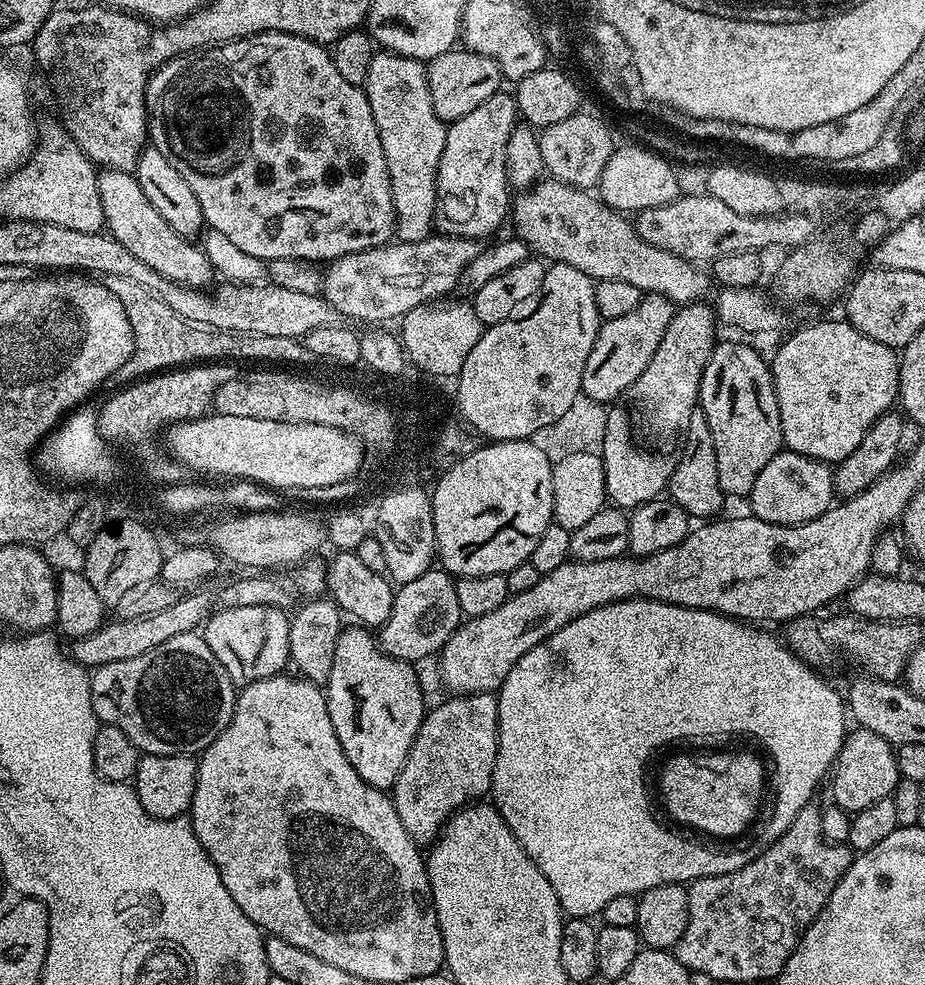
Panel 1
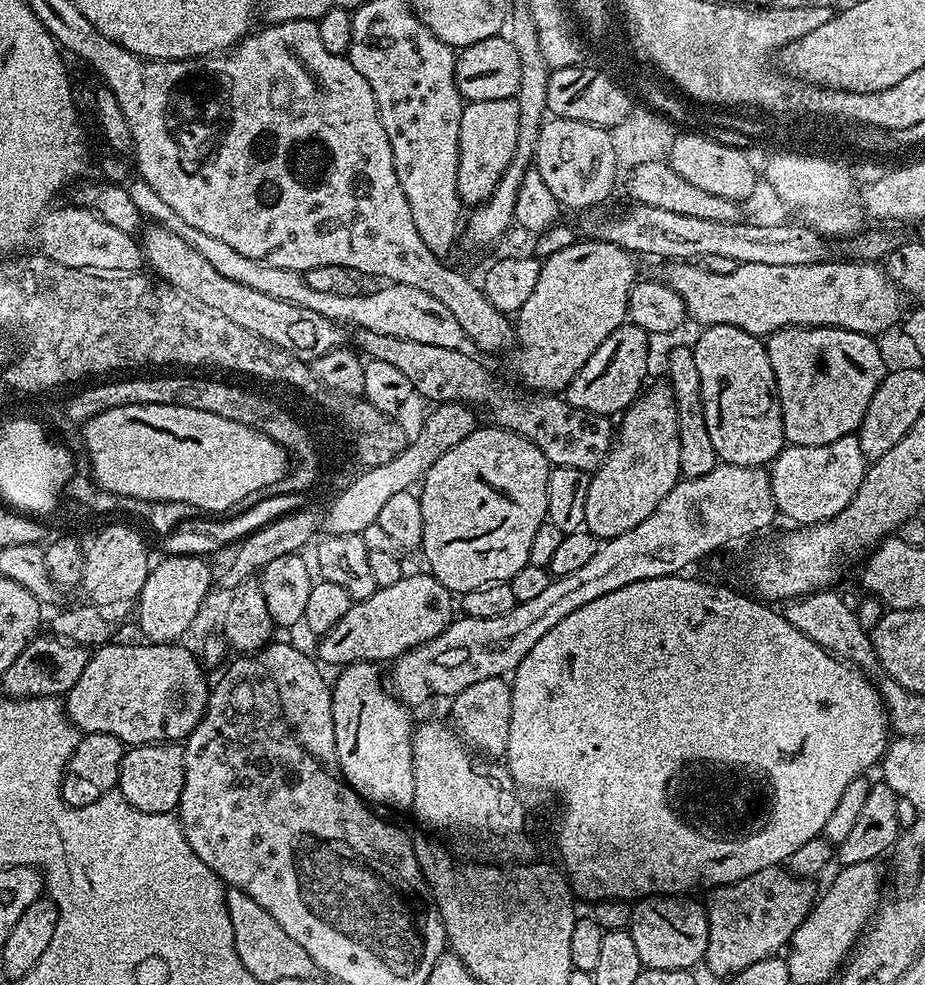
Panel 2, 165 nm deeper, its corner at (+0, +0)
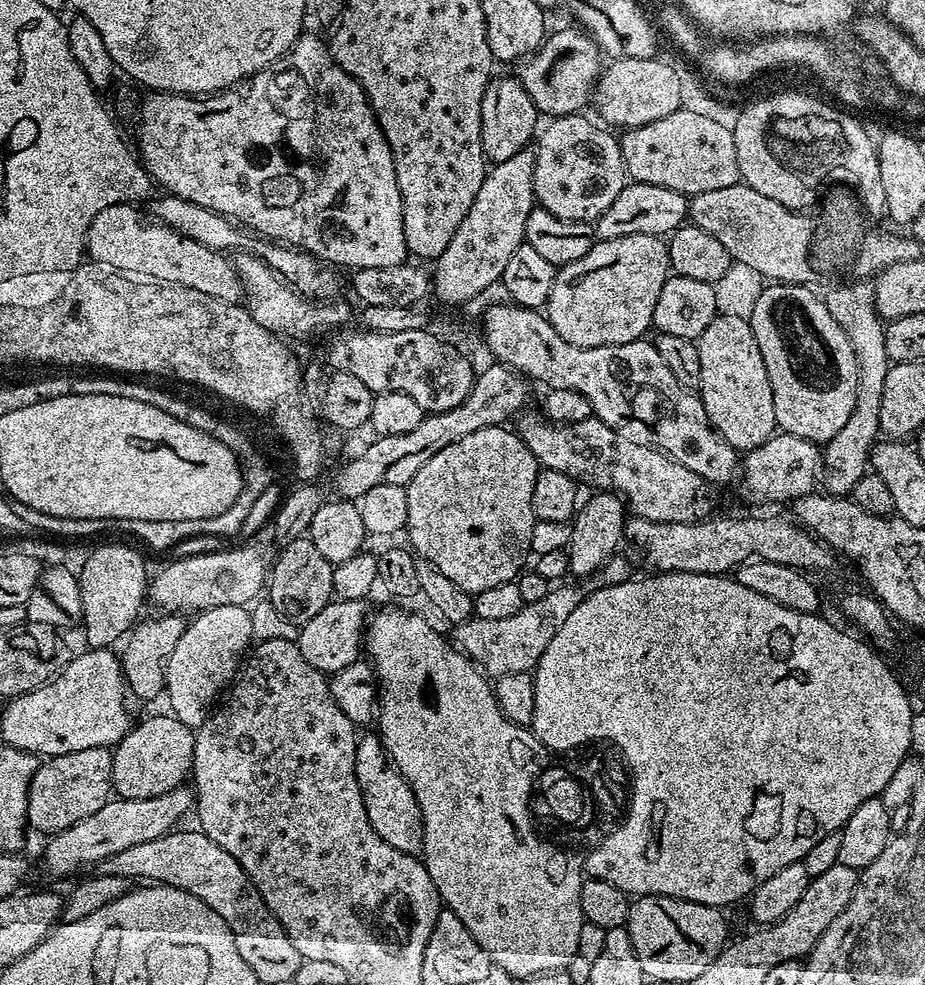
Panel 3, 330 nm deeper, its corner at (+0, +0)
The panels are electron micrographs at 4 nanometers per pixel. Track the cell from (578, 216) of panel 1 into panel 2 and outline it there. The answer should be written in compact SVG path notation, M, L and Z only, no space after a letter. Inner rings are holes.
M829 258L823 264L802 266L762 266L738 264L734 274L714 274L700 262L668 262L663 265L664 283L670 285L684 300L689 317L700 326L725 324L738 326L746 334L767 338L783 328L845 328L863 336L879 337L879 332L901 323L902 293L888 278L887 271L876 262L849 262Z

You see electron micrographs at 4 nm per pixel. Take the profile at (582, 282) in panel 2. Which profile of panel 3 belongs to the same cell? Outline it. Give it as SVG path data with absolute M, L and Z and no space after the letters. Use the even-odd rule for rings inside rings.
M630 234L629 237L597 239L592 249L578 262L563 265L554 278L550 298L546 305L549 322L574 346L593 348L594 346L614 346L622 342L634 342L652 328L654 306L658 303L658 294L666 286L670 275L668 266L668 246L661 237L650 234Z

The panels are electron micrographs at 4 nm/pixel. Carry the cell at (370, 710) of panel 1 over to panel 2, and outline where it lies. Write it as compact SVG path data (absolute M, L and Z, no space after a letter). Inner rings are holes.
M375 663L345 664L340 677L331 685L334 714L335 763L339 775L360 799L384 808L411 809L414 802L414 758L412 733L414 723L409 705L386 687Z

